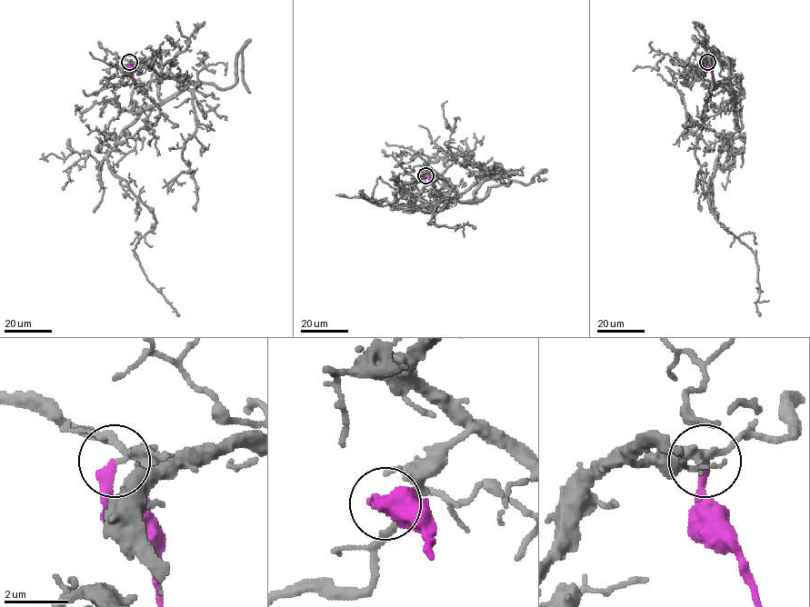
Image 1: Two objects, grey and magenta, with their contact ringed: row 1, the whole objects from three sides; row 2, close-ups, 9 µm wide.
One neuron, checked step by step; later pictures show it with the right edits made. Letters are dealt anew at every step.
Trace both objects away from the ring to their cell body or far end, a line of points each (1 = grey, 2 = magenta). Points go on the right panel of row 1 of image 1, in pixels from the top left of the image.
1: (707, 62), (702, 62), (718, 55), (728, 60), (738, 131), (715, 161), (708, 204), (754, 254), (760, 316)
2: (707, 62), (714, 80)

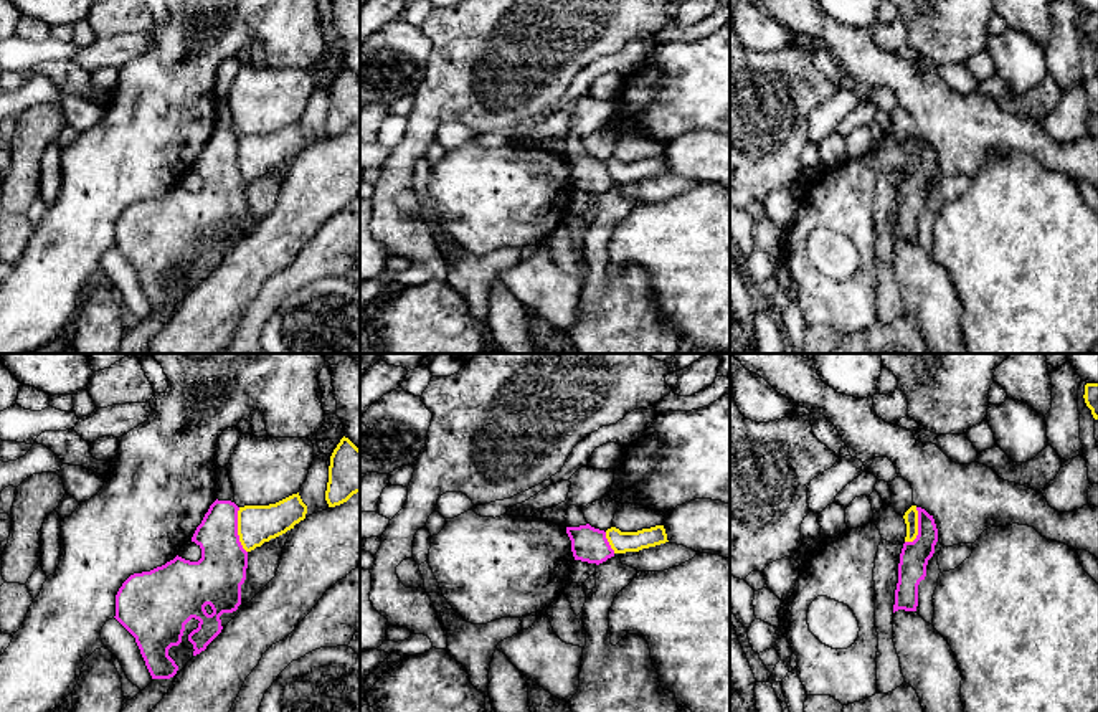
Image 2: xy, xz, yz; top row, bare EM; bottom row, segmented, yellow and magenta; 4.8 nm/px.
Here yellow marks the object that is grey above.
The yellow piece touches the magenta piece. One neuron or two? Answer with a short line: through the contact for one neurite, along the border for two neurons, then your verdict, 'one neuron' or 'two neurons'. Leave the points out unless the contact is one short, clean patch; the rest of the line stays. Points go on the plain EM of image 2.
line xy (238, 137), (238, 170), (246, 182); two neurons

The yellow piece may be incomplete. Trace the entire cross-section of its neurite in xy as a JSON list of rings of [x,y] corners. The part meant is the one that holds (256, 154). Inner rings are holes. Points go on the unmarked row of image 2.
[[[299,122],[269,135],[244,135],[238,140],[238,165],[246,182],[276,169],[305,149],[307,135]]]

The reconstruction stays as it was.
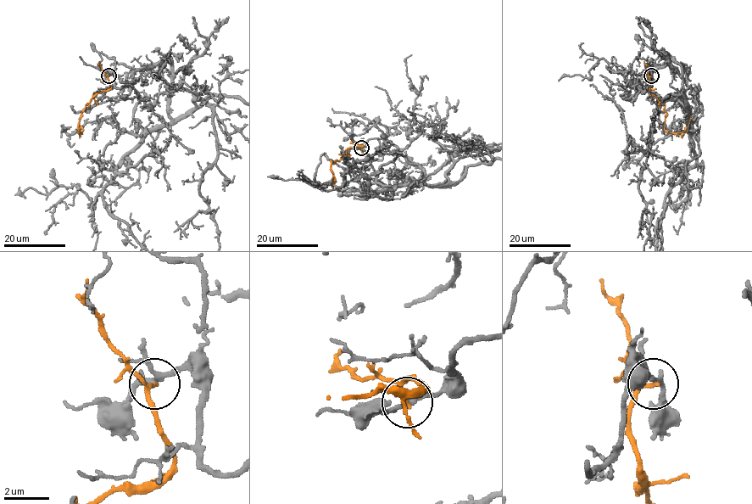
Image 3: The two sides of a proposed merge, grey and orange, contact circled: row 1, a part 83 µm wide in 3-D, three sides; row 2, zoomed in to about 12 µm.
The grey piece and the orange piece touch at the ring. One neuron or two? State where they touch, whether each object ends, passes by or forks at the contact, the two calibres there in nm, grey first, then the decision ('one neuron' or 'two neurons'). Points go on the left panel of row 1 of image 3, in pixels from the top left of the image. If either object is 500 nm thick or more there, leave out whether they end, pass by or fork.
at (108, 75); grey forks there; orange passes by; 200 nm thick on the grey side, 150 nm on the other; two neurons

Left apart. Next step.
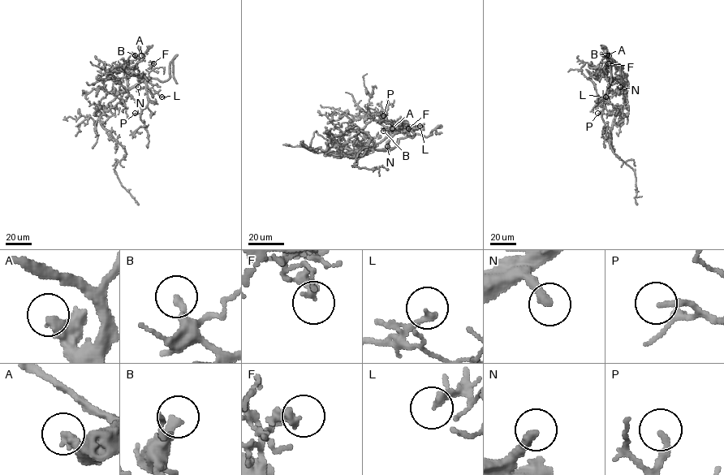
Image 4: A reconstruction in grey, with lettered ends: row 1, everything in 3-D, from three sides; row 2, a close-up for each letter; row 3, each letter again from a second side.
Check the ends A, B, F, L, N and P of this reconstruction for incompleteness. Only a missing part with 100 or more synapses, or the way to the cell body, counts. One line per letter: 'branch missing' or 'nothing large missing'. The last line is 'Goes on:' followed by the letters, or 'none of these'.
A: nothing large missing
B: nothing large missing
F: nothing large missing
L: nothing large missing
N: branch missing
P: nothing large missing
Goes on: N

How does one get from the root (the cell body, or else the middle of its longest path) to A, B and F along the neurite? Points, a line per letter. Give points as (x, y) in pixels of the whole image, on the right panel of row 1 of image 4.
A: (622, 109), (626, 101), (620, 71), (607, 55)
B: (622, 109), (626, 101), (620, 71), (608, 58), (609, 55)
F: (622, 109), (626, 101), (622, 84), (618, 79), (609, 82), (605, 74), (608, 63)

